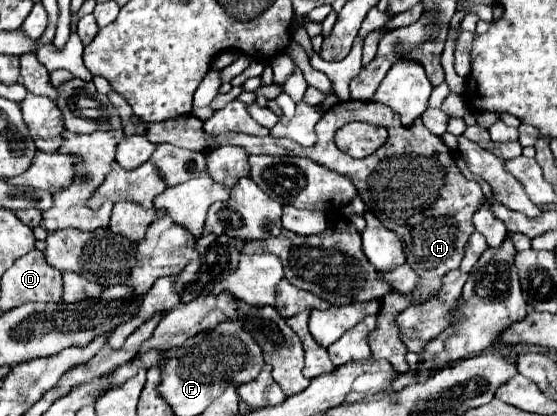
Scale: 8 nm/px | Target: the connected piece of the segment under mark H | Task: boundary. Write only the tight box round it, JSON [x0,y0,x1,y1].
[133,101,485,373]

